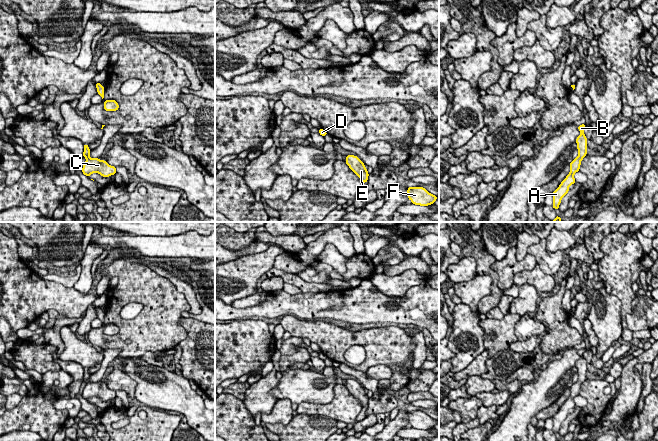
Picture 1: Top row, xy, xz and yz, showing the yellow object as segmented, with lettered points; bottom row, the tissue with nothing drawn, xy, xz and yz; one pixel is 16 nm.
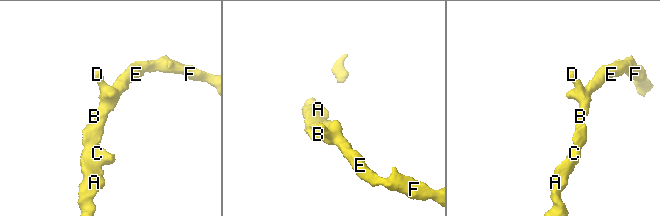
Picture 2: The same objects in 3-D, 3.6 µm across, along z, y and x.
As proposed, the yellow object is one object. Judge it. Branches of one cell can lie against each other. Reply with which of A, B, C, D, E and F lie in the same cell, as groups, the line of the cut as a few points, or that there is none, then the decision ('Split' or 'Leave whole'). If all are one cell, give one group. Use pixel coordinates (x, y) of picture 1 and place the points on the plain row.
Groups: A B C D E F. No split. Leave whole

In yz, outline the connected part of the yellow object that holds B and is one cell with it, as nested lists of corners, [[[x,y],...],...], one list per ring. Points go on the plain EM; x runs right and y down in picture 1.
[[[586,348],[578,350],[578,354],[581,356],[580,359],[576,362],[578,380],[573,383],[570,389],[570,397],[566,402],[561,406],[559,411],[553,416],[553,429],[554,433],[559,433],[561,424],[569,415],[569,411],[572,408],[575,408],[574,398],[580,394],[581,385],[587,379],[587,362],[583,356]]]

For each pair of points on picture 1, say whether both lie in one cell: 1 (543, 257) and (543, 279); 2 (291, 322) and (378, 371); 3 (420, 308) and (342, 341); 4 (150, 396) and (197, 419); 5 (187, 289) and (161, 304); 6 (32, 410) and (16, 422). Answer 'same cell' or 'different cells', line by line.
1: different cells
2: different cells
3: different cells
4: same cell
5: different cells
6: same cell

